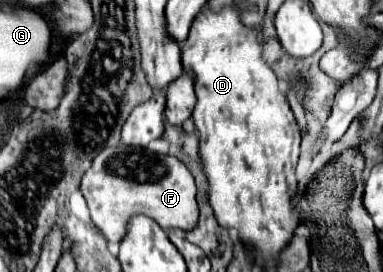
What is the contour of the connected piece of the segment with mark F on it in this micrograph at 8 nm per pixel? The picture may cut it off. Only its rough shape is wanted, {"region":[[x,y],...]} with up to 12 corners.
{"region":[[104,148],[82,178],[92,224],[134,214],[190,230],[196,184],[174,156]]}

